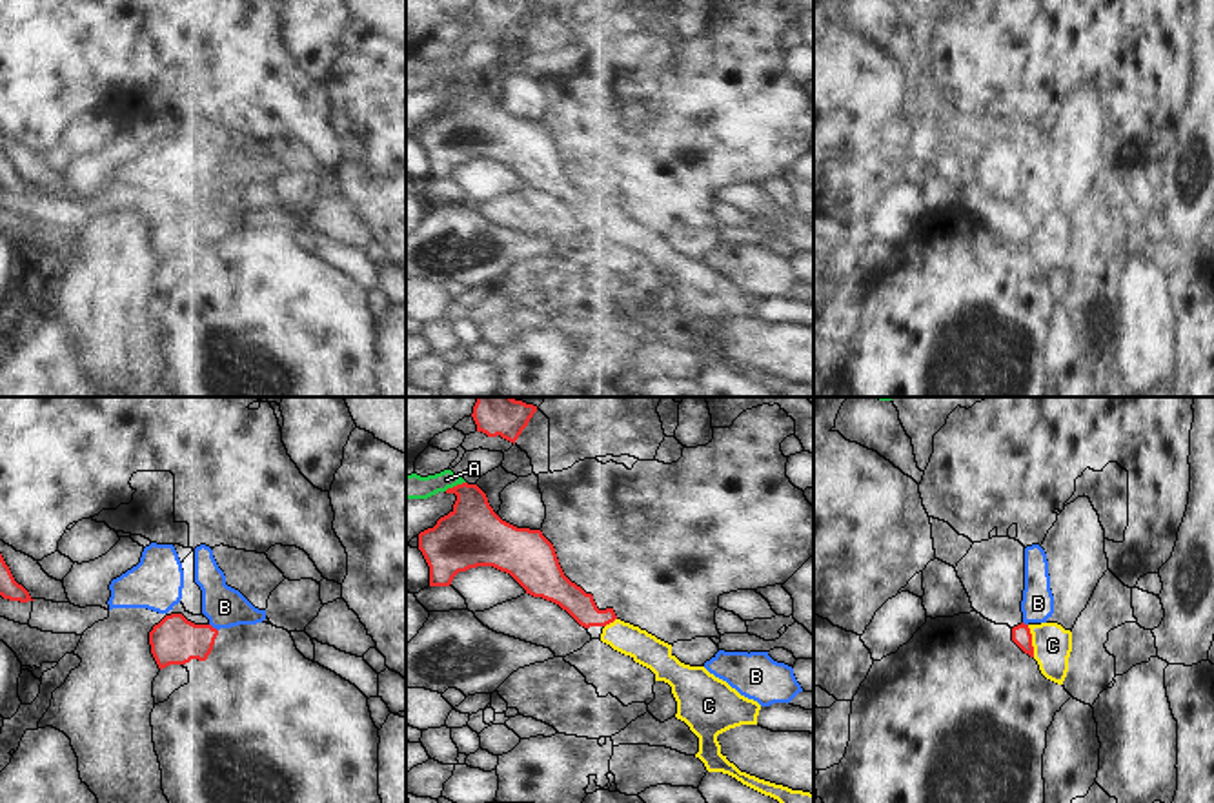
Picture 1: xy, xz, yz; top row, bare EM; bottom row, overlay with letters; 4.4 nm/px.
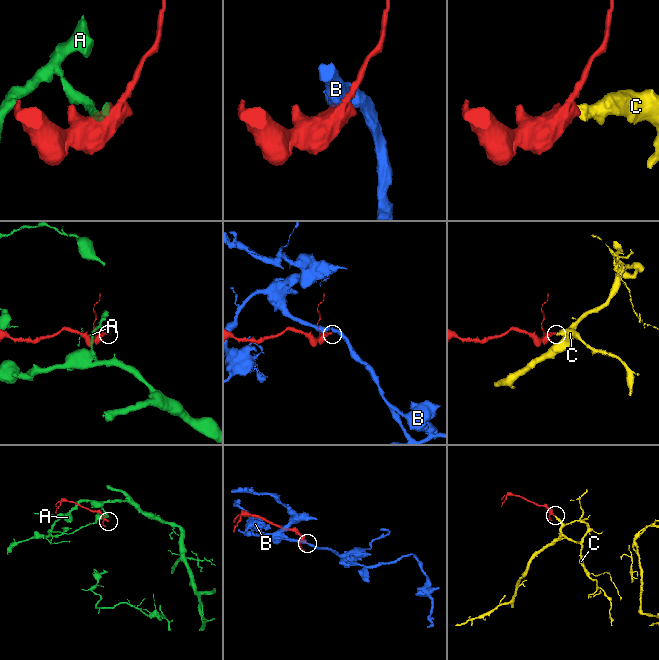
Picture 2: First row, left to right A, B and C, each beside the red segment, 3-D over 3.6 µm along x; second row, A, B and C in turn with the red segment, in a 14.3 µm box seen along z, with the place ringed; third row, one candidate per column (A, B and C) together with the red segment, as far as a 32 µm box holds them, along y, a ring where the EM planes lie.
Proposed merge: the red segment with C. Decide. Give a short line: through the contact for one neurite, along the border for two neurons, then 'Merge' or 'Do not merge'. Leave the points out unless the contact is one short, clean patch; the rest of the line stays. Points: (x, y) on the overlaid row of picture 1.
Line: yz (1021, 636), (1031, 641), (1052, 645). Merge.

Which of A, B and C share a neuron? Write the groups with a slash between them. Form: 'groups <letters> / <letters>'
groups A / B / C

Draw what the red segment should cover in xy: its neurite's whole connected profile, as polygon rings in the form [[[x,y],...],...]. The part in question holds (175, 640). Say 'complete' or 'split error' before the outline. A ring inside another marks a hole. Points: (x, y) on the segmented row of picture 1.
complete; [[[171,614],[149,632],[151,654],[160,670],[191,659],[206,661],[217,635],[218,630],[211,625],[195,625],[182,614]]]

